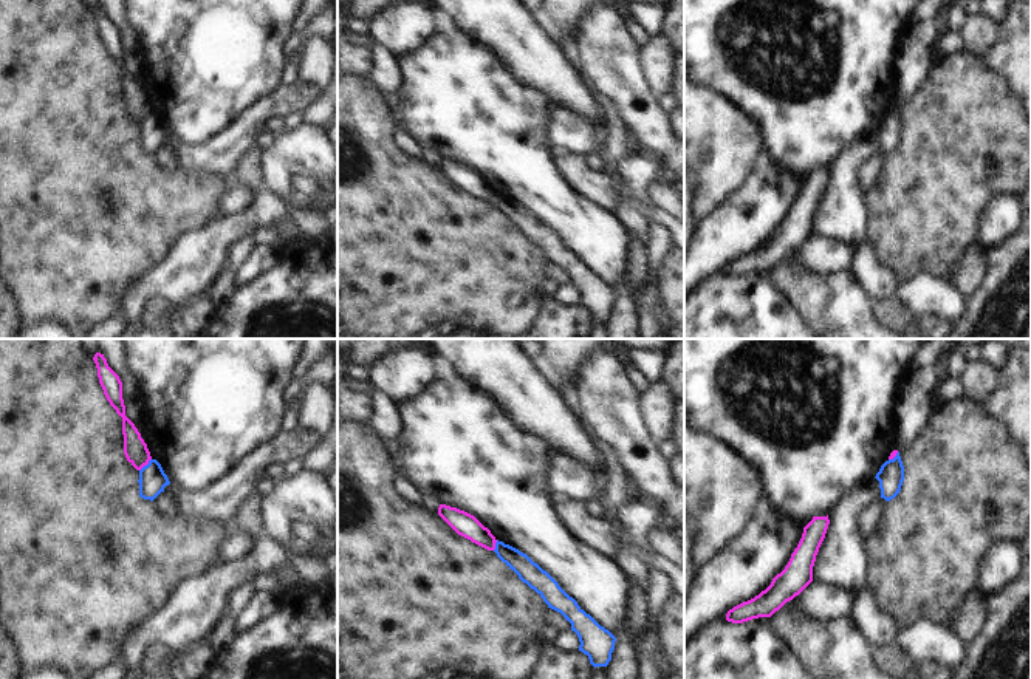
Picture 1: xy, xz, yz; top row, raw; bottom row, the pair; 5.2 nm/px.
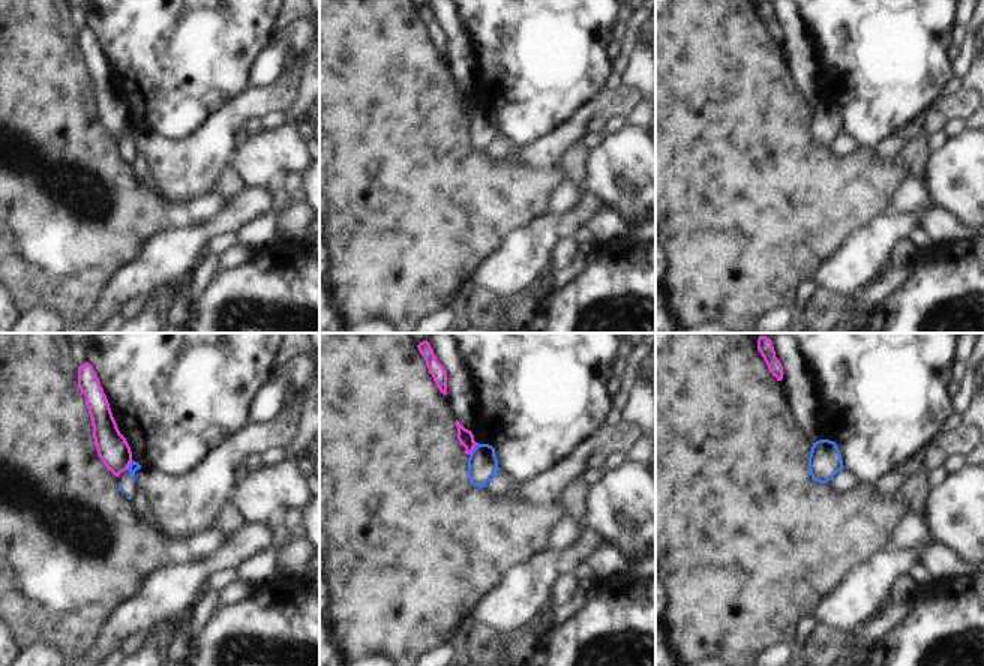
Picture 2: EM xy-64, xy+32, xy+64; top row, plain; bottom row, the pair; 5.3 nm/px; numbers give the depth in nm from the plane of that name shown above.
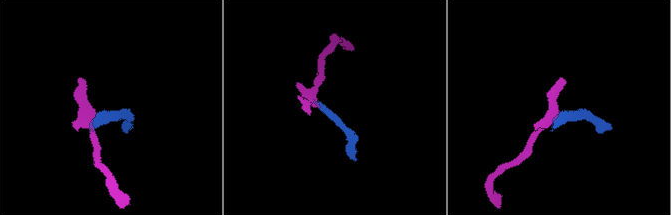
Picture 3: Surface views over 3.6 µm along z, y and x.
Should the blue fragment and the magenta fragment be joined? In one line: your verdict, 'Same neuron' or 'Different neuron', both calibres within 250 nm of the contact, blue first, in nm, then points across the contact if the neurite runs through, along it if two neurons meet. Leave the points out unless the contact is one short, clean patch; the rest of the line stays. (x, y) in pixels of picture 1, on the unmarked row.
Different neuron. Thickness 140 nm (blue) against 120 nm. Boundary: xy (150, 112), (140, 124)

